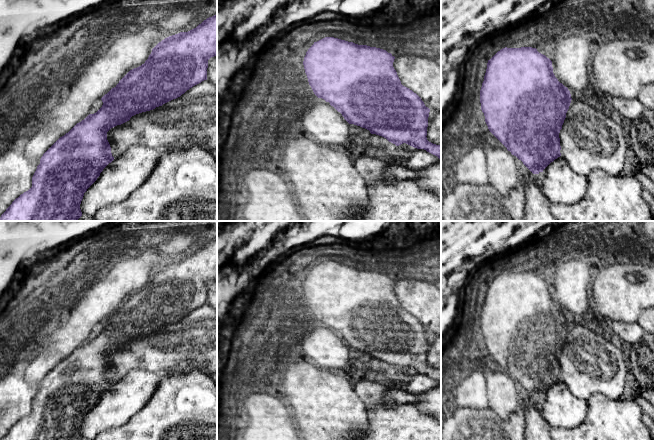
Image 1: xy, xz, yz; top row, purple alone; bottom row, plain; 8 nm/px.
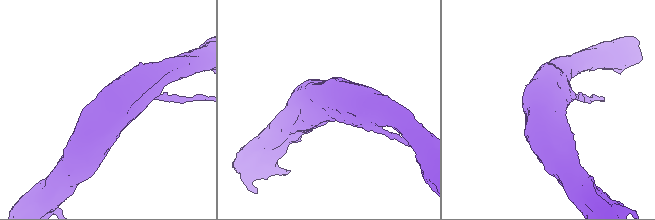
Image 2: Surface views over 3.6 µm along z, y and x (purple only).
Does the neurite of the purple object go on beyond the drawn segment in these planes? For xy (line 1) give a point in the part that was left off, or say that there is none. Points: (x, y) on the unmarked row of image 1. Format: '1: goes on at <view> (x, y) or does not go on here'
1: does not go on here

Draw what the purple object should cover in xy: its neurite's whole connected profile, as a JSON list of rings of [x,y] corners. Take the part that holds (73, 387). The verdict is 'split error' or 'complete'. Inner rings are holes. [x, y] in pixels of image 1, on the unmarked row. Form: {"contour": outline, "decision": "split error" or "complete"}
{"contour": [[[217,238],[188,256],[180,256],[159,266],[144,288],[130,294],[101,322],[103,329],[96,337],[89,338],[77,347],[43,378],[32,401],[32,411],[16,422],[1,440],[82,440],[80,428],[84,417],[97,404],[103,393],[114,384],[107,356],[129,345],[132,340],[162,330],[207,304],[208,284],[214,280],[217,280]]], "decision": "complete"}

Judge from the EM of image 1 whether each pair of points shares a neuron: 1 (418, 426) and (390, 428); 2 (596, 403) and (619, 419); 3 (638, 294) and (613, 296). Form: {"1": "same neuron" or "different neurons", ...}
{"1": "same neuron", "2": "same neuron", "3": "same neuron"}

